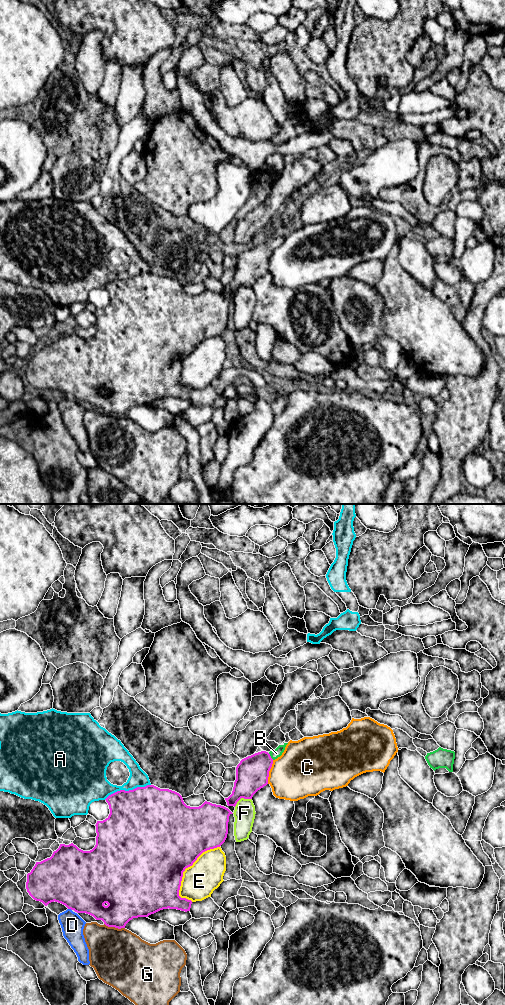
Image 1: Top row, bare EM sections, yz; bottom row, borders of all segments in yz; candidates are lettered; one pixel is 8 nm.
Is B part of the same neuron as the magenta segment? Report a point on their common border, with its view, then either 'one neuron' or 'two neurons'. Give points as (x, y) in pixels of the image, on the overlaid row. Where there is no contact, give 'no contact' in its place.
contact yz (270, 756); one neuron

